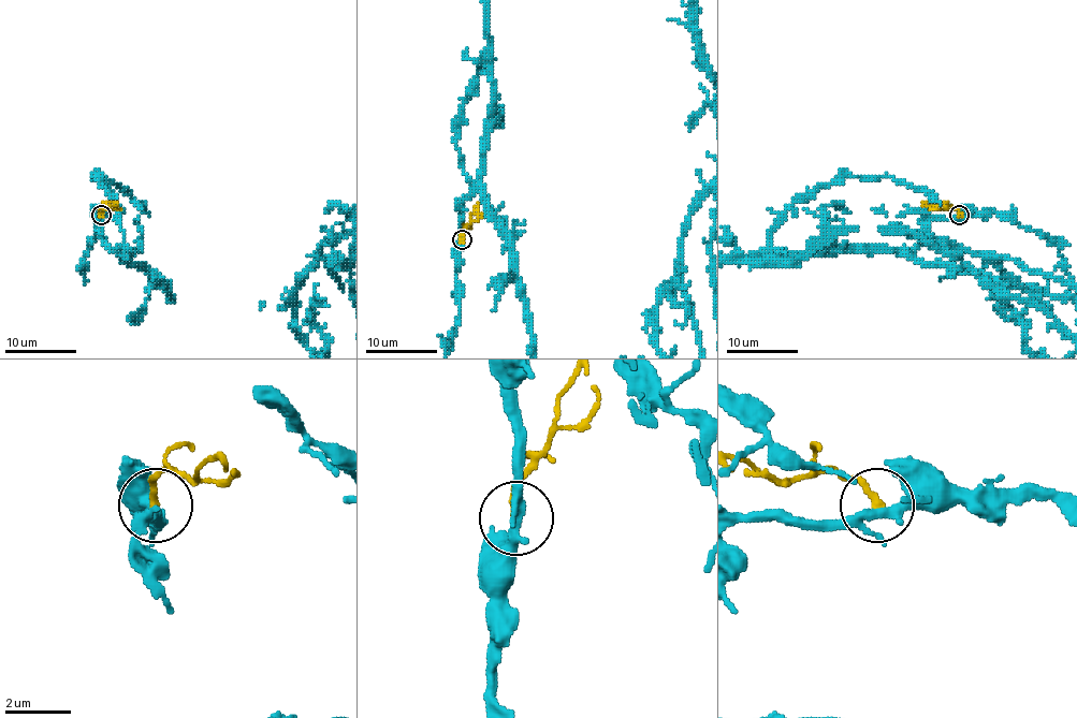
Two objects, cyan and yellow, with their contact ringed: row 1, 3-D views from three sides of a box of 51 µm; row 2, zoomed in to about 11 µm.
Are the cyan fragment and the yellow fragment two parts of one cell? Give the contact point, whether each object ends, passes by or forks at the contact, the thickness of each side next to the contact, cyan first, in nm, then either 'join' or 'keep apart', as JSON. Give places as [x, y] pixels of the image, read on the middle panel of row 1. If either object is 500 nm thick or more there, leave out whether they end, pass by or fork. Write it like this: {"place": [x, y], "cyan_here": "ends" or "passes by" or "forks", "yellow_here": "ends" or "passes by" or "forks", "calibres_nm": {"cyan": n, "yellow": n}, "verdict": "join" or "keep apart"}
{"place": [462, 239], "cyan_here": "forks", "yellow_here": "ends", "calibres_nm": {"cyan": 260, "yellow": 240}, "verdict": "keep apart"}

